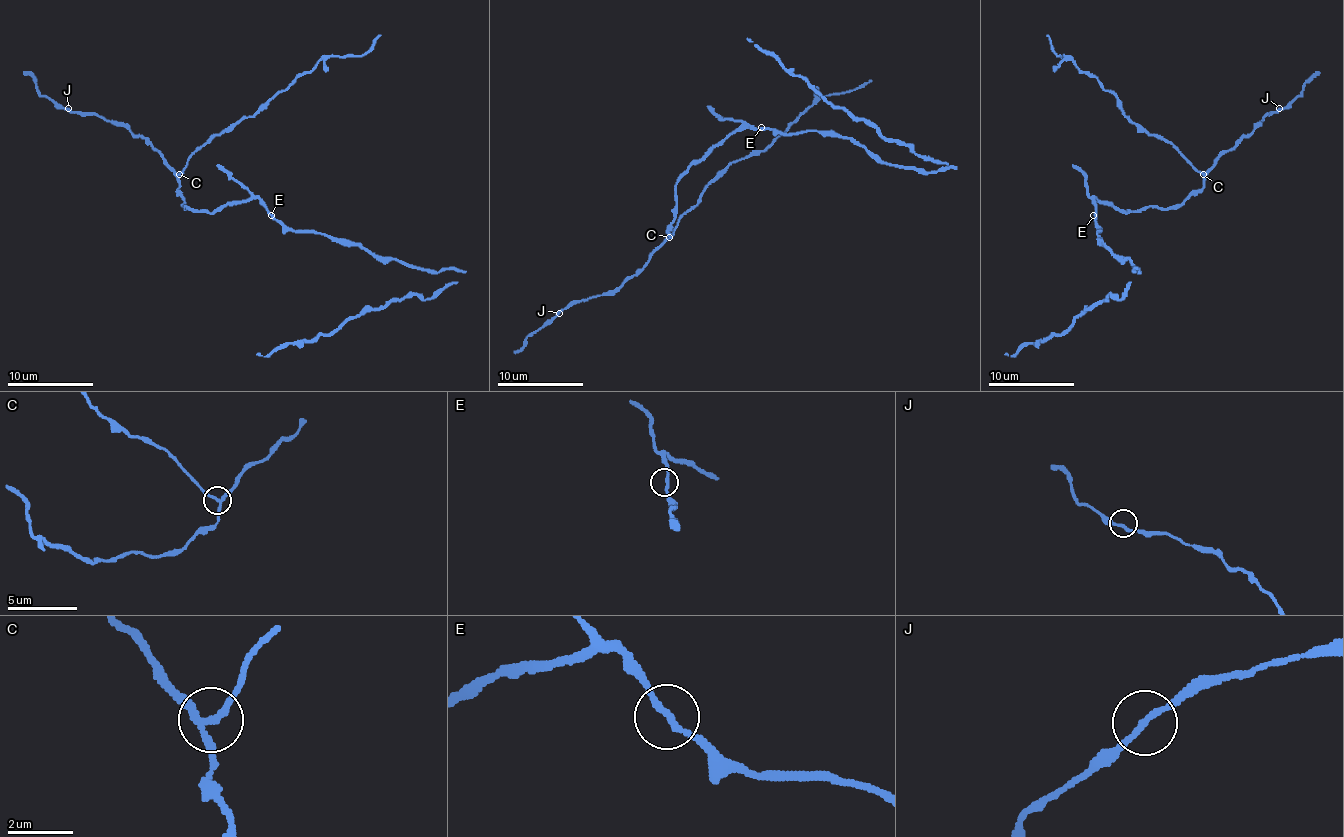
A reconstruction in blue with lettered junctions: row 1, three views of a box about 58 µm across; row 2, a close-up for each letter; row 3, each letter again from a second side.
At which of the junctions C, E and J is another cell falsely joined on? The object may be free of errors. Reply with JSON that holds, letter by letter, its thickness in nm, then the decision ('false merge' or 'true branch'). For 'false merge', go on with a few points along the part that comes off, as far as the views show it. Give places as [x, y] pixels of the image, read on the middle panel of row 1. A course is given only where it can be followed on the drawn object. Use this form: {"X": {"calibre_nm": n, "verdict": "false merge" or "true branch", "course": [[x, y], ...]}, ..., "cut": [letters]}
{"C": {"calibre_nm": 190, "verdict": "false merge", "course": [[669, 237], [677, 220], [697, 203], [701, 192], [733, 162], [764, 151], [822, 97], [850, 92], [872, 79]]}, "E": {"calibre_nm": 200, "verdict": "true branch"}, "J": {"calibre_nm": 190, "verdict": "true branch"}, "cut": ["C"]}

